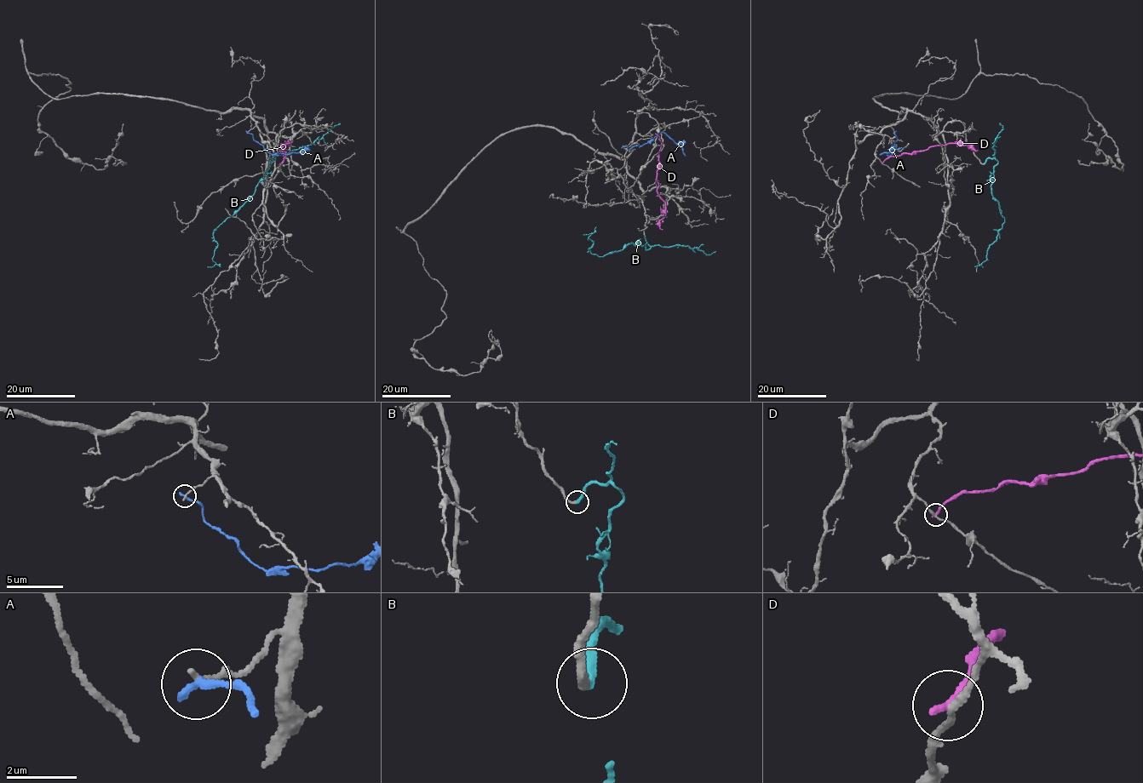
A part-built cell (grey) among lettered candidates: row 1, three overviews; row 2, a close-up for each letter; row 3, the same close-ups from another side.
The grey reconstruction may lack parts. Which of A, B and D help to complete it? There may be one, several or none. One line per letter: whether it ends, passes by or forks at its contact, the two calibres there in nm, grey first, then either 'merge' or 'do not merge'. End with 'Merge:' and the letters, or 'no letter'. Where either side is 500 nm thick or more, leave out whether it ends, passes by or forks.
A: it ends there; 150 nm thick on the grey side, 260 nm on the other; do not merge
B: it ends there; 240 nm thick on the grey side, 280 nm on the other; merge
D: it ends there; 180 nm thick on the grey side, 280 nm on the other; do not merge
Merge: B

